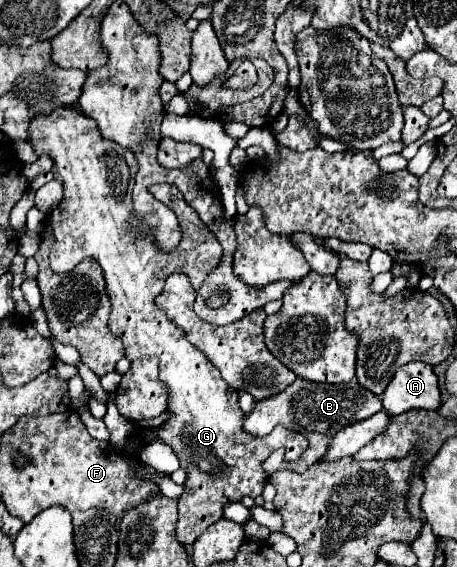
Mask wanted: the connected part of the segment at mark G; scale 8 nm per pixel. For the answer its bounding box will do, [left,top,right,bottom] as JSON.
[30,109,308,545]

